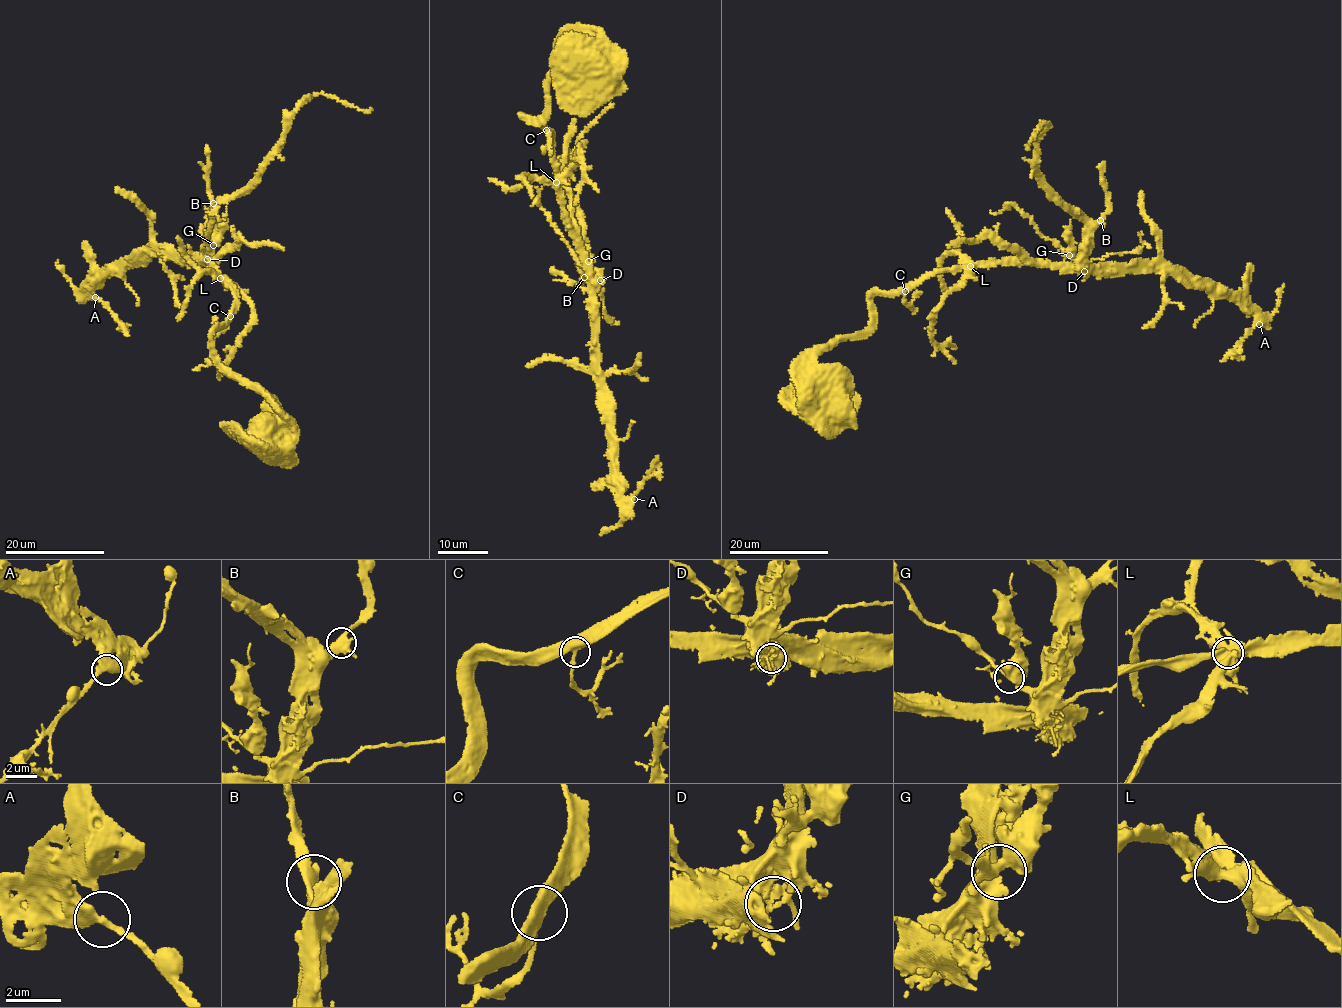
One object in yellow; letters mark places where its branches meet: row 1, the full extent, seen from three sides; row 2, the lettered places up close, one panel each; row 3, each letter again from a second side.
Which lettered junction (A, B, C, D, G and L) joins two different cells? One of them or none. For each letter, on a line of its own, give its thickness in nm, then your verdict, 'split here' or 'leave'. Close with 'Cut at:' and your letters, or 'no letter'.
A: 320 nm | leave
B: 360 nm | leave
C: 360 nm | leave
D: 160 nm | leave
G: 320 nm | leave
L: 440 nm | leave
Cut at: no letter

